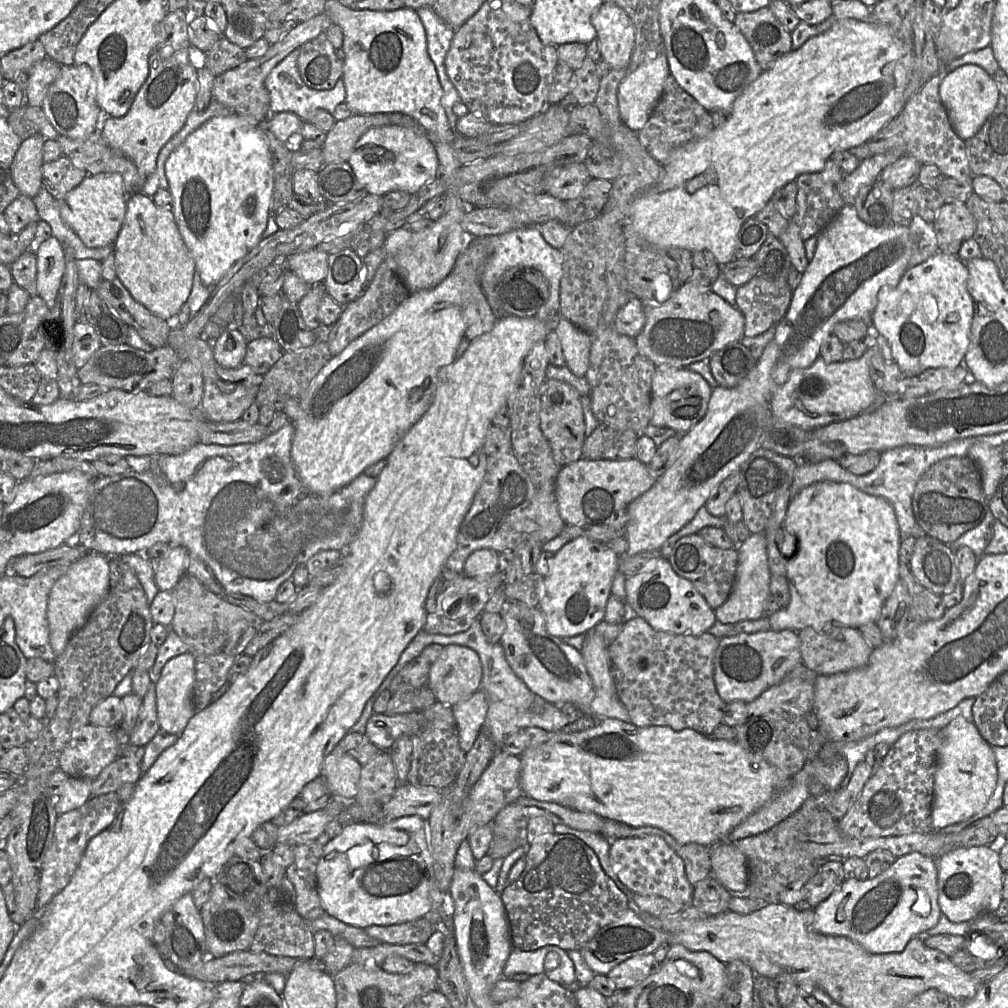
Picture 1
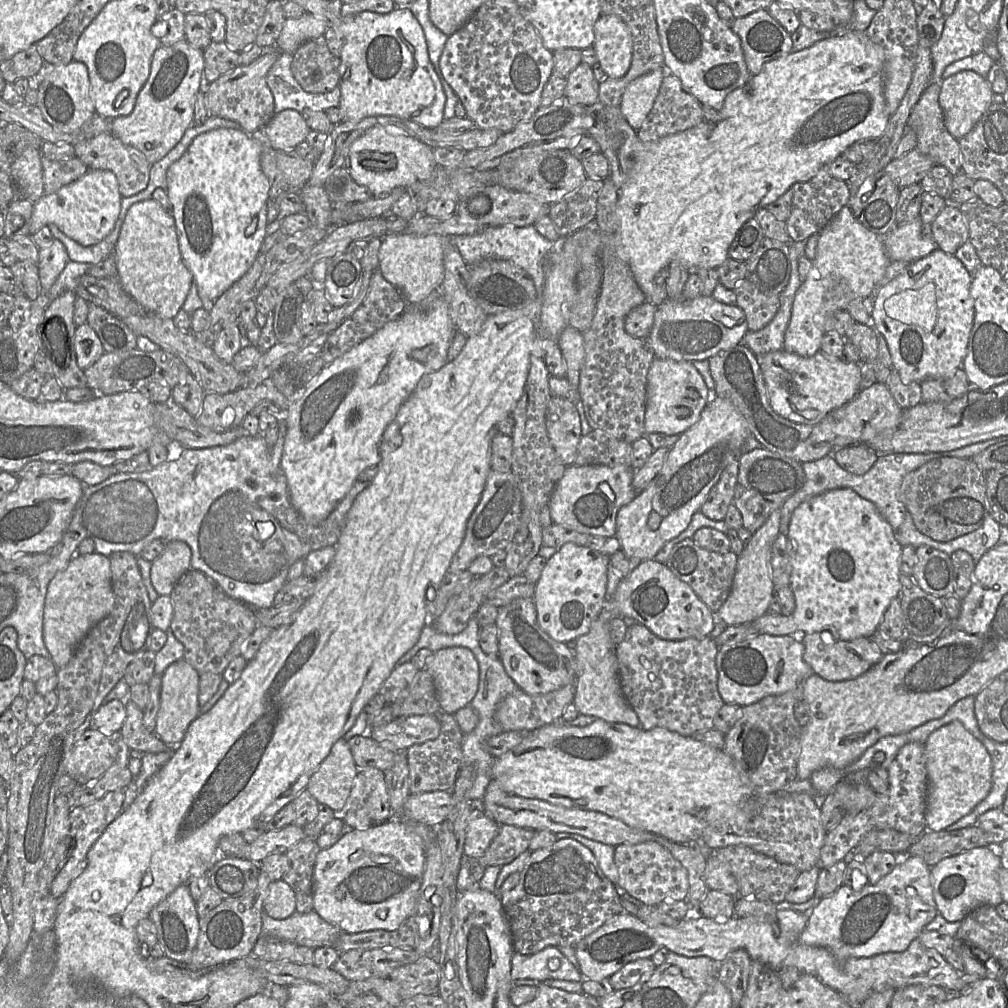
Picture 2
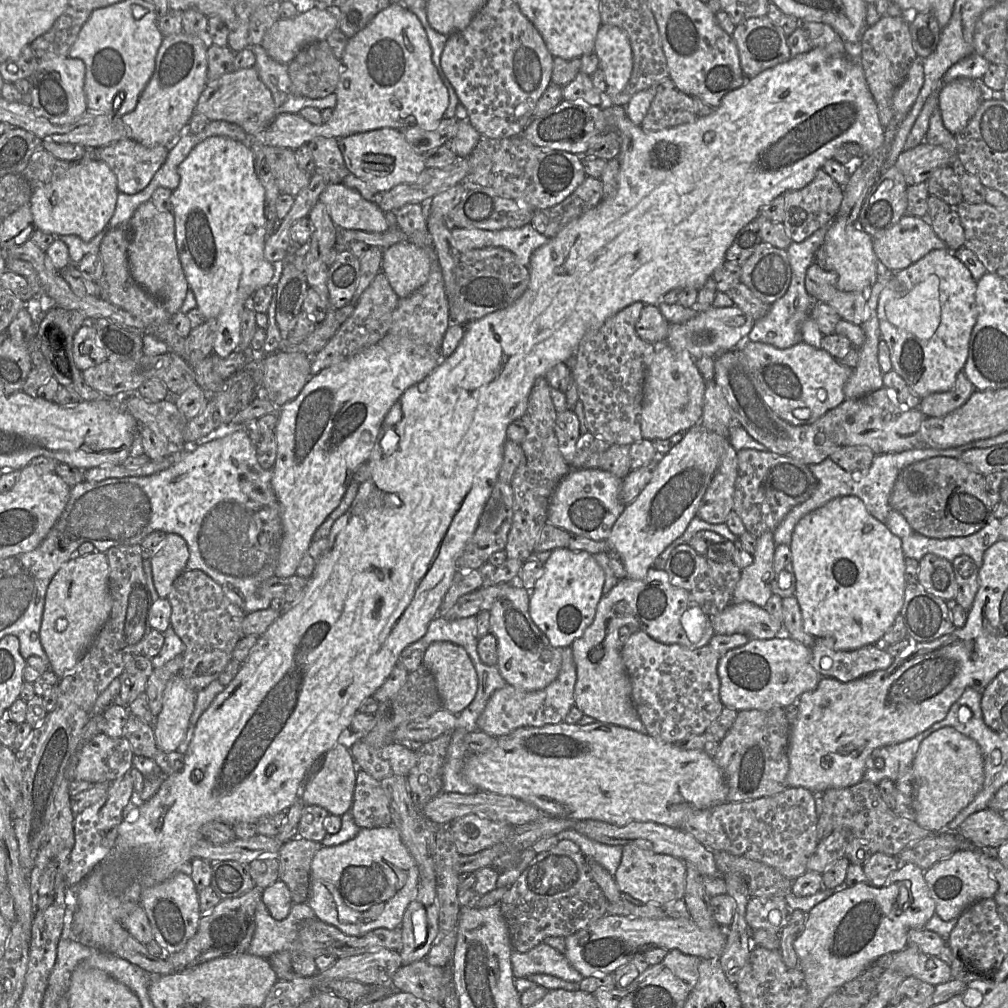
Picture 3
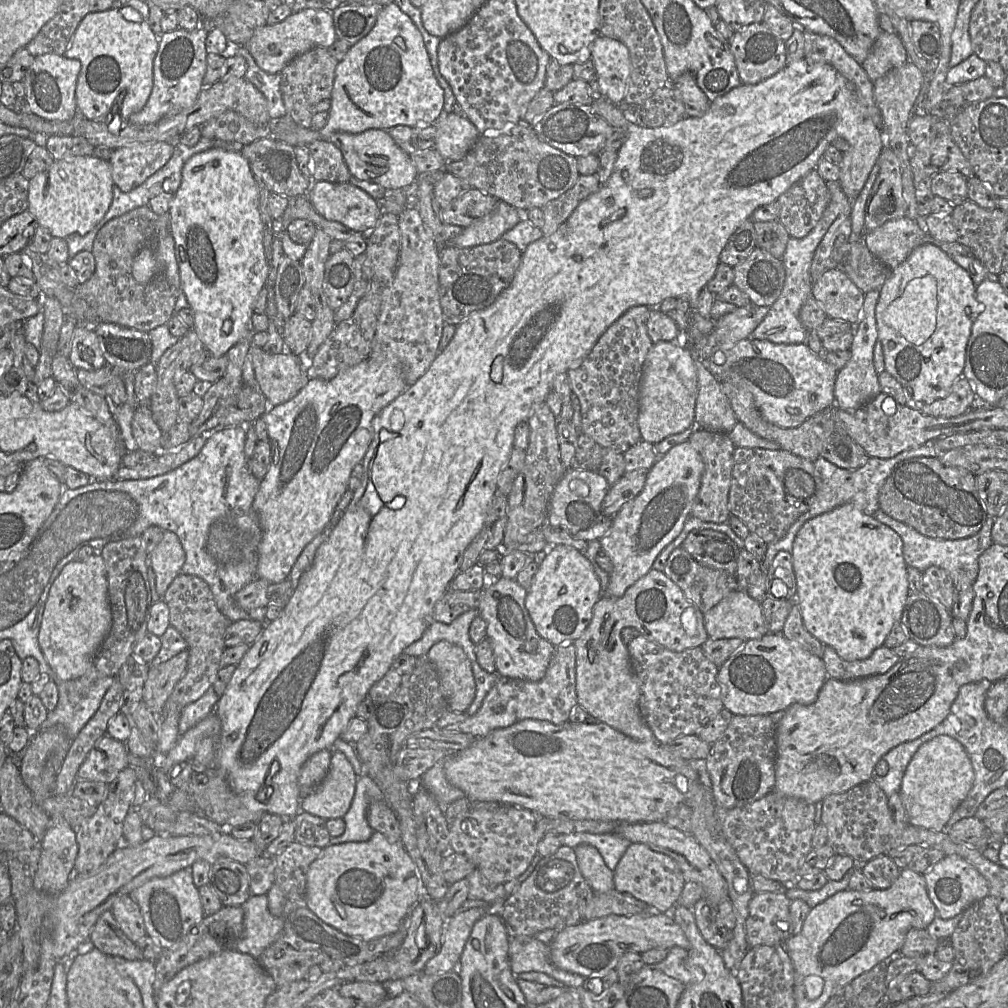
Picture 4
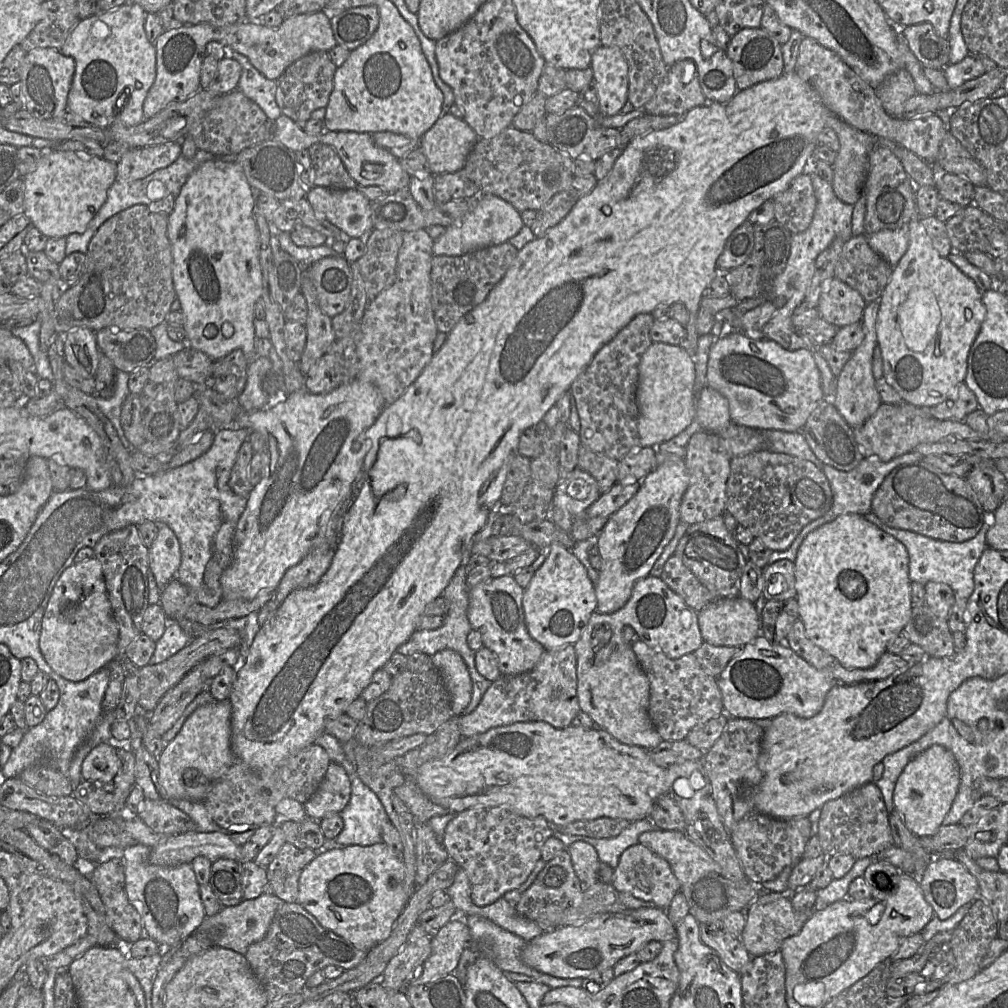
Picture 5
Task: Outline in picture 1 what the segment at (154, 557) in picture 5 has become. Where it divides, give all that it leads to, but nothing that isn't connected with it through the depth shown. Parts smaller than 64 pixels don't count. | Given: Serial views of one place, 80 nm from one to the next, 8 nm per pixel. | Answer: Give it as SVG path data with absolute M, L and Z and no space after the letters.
M173 545L166 556L155 563L155 582L160 591L171 591L187 573L189 551Z

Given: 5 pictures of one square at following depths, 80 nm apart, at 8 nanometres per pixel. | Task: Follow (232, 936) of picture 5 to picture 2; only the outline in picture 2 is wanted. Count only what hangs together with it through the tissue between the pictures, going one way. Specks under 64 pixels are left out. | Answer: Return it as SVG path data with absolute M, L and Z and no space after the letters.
M295 911L283 920L273 919L262 912L261 935L269 936L312 949L334 946L343 932L321 918L315 911L299 913Z

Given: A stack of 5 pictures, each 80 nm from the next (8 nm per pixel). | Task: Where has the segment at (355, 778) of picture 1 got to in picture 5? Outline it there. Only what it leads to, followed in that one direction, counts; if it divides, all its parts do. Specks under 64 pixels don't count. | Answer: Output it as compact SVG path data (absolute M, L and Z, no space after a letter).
M330 762L326 775L313 796L303 803L308 817L320 821L328 815L340 813L351 796L351 780L346 770Z

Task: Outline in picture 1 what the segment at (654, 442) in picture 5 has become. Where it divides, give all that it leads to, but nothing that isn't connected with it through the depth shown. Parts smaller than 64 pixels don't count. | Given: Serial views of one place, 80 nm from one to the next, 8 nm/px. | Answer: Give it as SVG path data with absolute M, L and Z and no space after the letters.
M658 366L652 377L650 424L671 428L685 434L706 414L713 388L696 372L687 367Z

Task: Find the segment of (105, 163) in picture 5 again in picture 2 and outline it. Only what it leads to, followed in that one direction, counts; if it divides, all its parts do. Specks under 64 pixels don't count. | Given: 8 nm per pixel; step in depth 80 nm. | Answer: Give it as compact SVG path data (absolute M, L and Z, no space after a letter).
M88 169L79 179L61 187L55 193L45 194L34 202L29 228L29 236L34 235L43 226L55 224L69 238L82 246L88 247L101 242L113 230L121 210L122 196L119 192L118 181L110 170Z

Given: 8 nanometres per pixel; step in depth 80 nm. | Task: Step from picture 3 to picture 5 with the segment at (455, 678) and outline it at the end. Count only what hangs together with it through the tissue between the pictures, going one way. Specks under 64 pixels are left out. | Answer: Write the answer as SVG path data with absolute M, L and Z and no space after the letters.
M444 649L431 659L450 695L454 716L463 715L472 696L472 680L463 658L451 649Z

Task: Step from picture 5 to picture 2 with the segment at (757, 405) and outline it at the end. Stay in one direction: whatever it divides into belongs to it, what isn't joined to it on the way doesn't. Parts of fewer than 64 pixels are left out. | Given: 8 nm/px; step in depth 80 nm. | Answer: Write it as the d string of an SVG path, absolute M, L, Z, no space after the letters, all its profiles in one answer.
M784 350L756 356L767 387L768 398L773 410L790 421L815 425L829 412L853 399L862 389L861 363L846 363L843 359L831 358L821 350L810 357L803 357Z

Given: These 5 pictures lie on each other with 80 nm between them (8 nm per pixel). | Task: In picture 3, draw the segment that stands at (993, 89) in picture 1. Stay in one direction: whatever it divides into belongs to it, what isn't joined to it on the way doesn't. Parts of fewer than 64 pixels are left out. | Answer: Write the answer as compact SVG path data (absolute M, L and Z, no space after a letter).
M972 79L942 83L938 89L938 109L943 125L953 135L963 130L983 100L983 86Z

